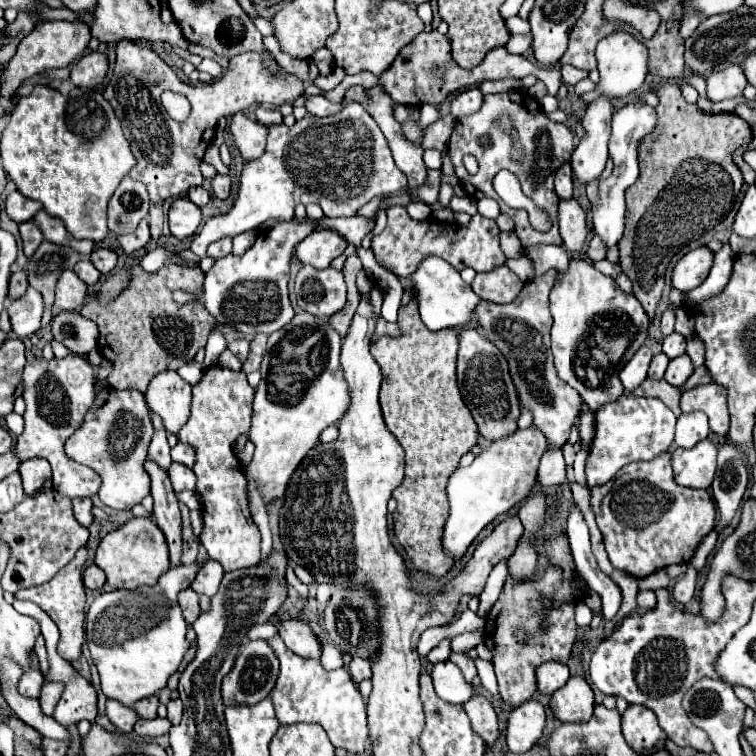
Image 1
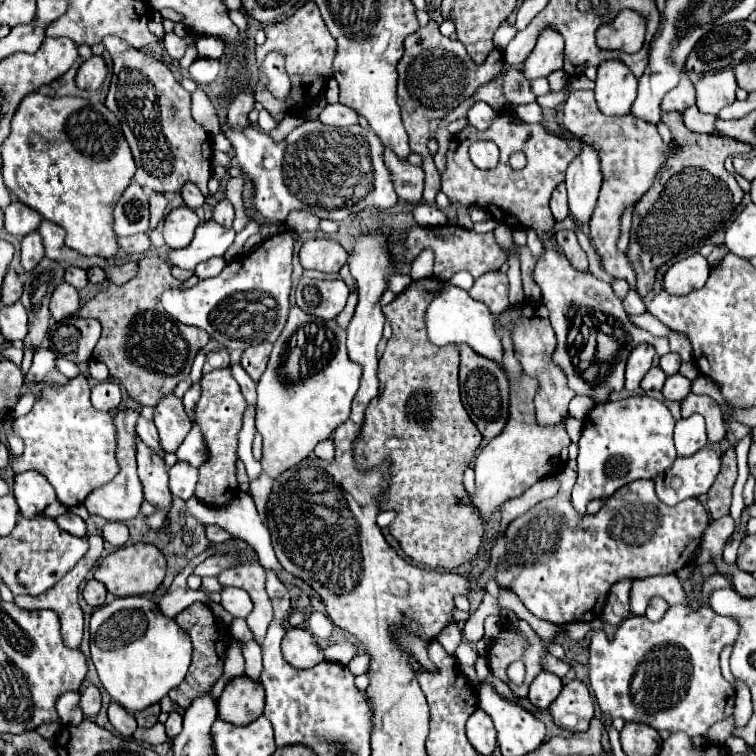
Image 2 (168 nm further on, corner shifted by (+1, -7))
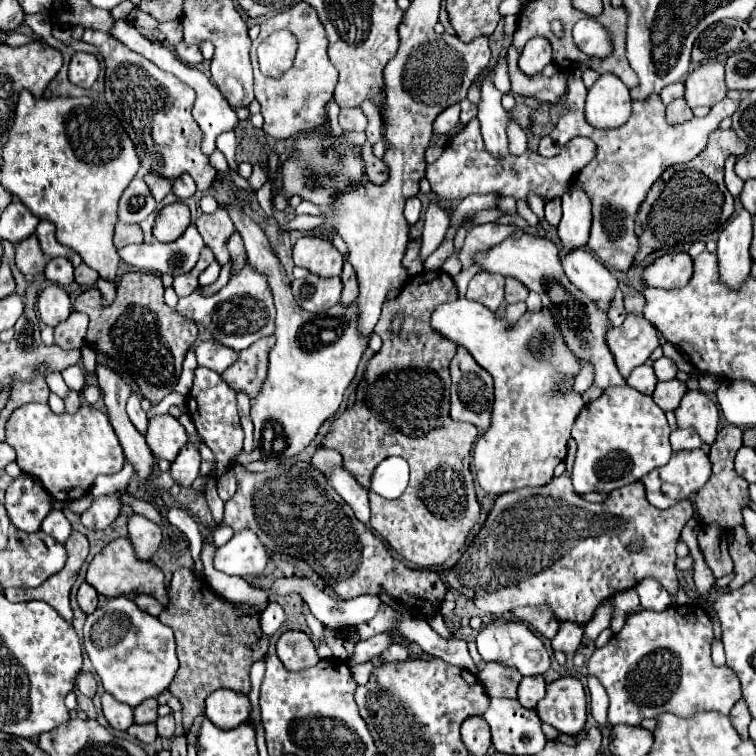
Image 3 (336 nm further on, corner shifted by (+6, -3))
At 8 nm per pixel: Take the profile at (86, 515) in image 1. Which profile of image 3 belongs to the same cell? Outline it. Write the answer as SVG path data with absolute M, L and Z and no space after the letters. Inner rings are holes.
M53 509L53 511L47 513L47 517L45 517L43 523L41 523L41 529L43 529L45 533L53 535L59 543L65 543L65 541L69 539L69 535L71 535L71 525L69 525L69 521L67 521L65 515L63 515L61 511L57 511L57 509Z

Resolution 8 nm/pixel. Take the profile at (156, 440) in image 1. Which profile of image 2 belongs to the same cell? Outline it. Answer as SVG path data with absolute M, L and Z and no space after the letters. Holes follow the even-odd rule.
M144 417L138 419L136 423L136 431L138 431L138 437L150 447L154 449L154 453L158 453L160 457L164 457L164 451L160 447L160 441L158 441L158 431L156 431L156 425L152 421L146 421Z

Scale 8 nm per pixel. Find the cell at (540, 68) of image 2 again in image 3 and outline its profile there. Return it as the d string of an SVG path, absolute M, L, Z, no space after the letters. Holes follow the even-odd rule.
M533 37L519 57L519 69L525 75L537 75L549 63L551 63L551 45L545 37Z

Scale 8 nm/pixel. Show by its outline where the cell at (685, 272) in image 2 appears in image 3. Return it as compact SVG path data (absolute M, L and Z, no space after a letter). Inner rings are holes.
M667 253L657 257L641 273L641 279L647 287L655 289L677 289L689 283L693 275L693 259L687 253Z

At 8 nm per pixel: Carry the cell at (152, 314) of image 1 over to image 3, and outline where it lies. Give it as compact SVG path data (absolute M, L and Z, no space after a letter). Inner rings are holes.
M125 273L119 281L113 305L103 307L101 293L91 287L75 299L73 309L89 315L87 343L119 361L151 405L157 405L173 391L181 375L183 357L197 339L197 325L165 305L159 275Z

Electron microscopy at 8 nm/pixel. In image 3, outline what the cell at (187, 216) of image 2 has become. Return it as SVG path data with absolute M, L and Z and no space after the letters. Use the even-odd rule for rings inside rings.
M181 201L165 205L155 219L153 225L153 235L157 241L169 243L175 241L177 237L181 237L181 233L191 225L191 217L189 217L189 207Z

